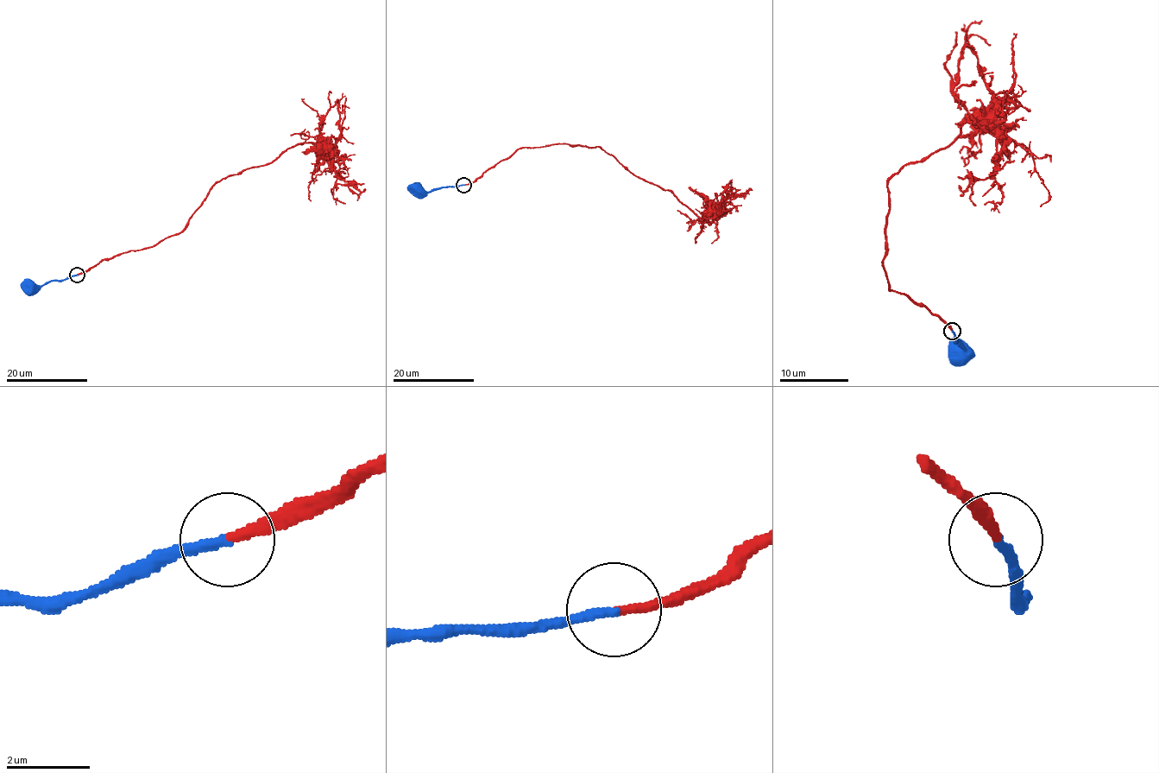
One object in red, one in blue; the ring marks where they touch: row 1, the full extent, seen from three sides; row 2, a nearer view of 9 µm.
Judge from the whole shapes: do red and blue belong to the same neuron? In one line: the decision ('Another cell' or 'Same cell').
Same cell

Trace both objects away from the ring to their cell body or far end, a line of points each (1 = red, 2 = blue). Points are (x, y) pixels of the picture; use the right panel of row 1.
1: (952, 330), (891, 291), (887, 183), (947, 147), (966, 121), (1004, 109), (993, 174), (959, 185)
2: (952, 330), (955, 340), (964, 347), (957, 354)

